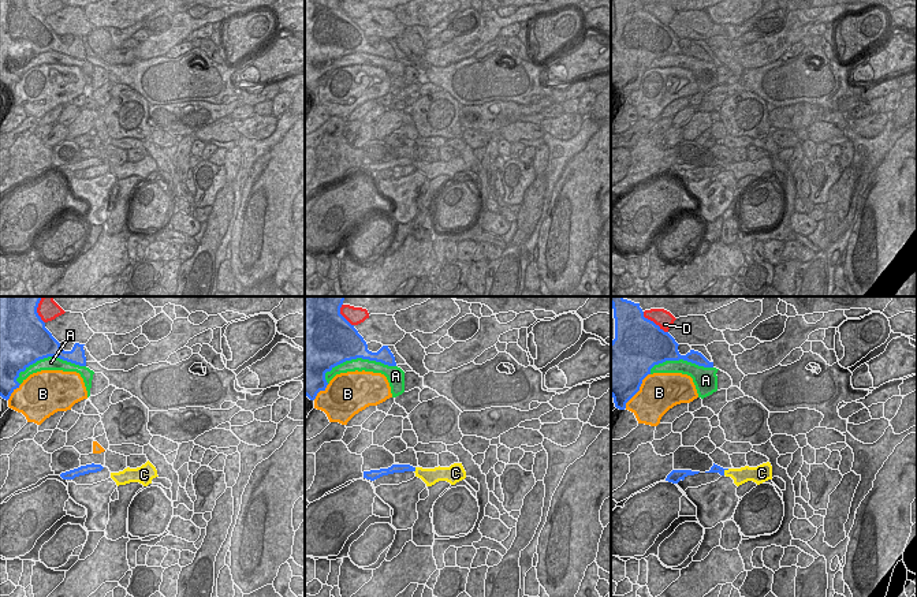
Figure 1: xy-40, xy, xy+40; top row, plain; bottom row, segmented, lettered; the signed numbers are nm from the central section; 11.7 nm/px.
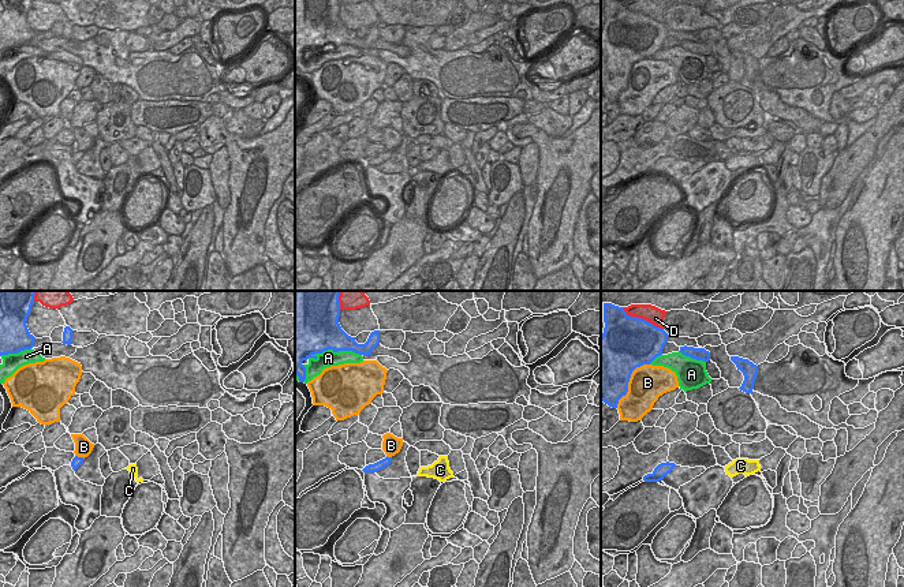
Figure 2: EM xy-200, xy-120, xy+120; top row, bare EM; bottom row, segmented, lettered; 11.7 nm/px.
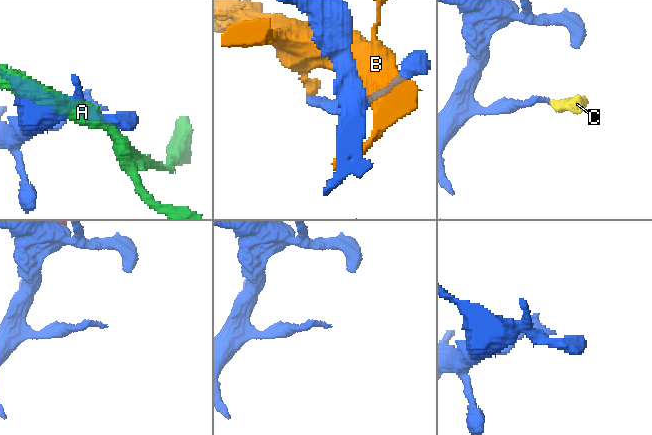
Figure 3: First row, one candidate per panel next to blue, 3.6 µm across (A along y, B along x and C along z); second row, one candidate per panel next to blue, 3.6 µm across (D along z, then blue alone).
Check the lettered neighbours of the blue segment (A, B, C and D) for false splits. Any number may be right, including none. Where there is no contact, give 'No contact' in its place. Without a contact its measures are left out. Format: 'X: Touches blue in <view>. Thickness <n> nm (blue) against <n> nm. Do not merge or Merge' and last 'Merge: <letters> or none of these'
A: Touches blue in xy. Thickness 440 nm (blue) against 140 nm. Do not merge
B: Touches blue in xy+40. Thickness 480 nm (blue) against 460 nm. Do not merge
C: Touches blue in xy+40. Thickness 100 nm (blue) against 190 nm. Do not merge
D: Touches blue in xy+40. Thickness 500 nm (blue) against 200 nm. Do not merge
Merge: none of these

